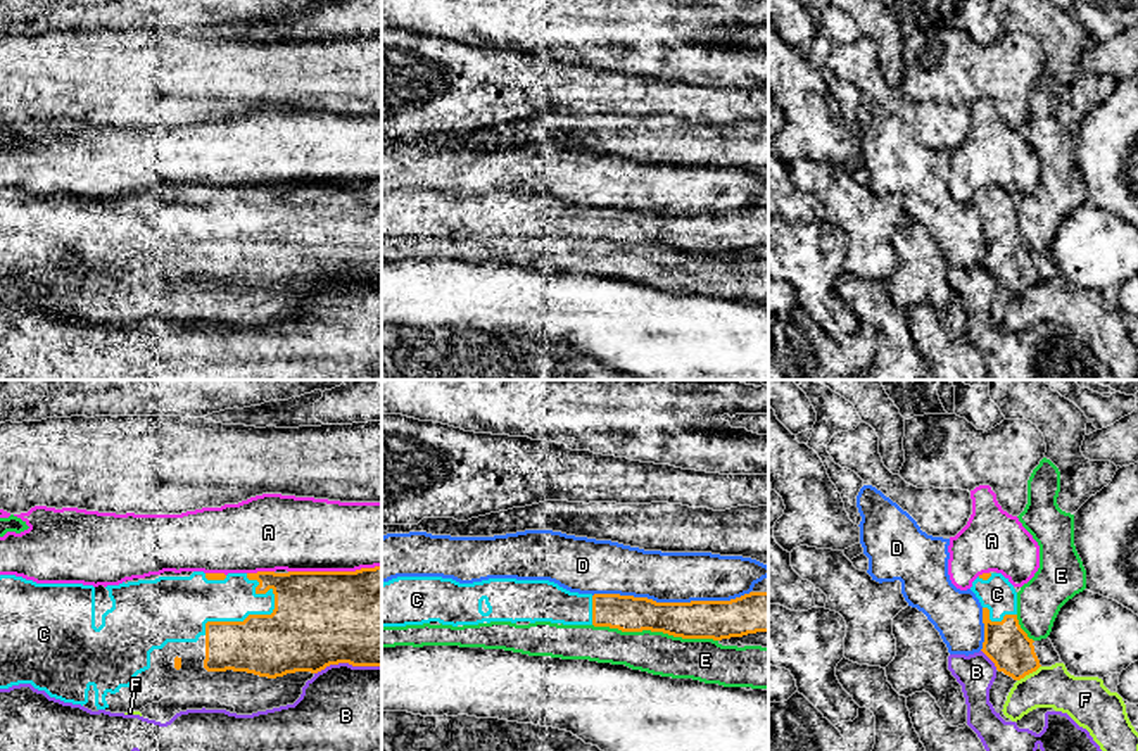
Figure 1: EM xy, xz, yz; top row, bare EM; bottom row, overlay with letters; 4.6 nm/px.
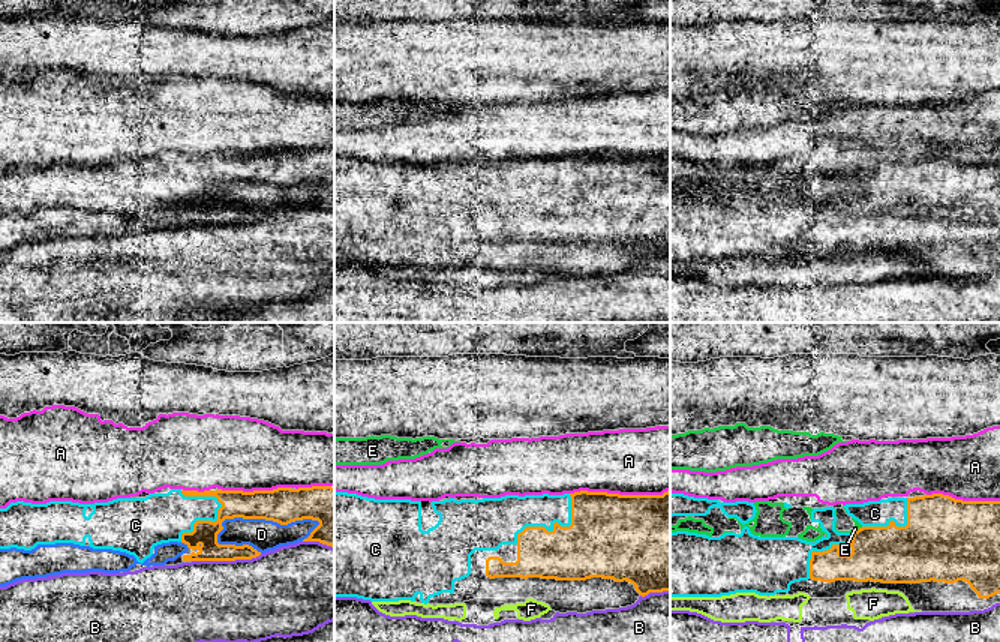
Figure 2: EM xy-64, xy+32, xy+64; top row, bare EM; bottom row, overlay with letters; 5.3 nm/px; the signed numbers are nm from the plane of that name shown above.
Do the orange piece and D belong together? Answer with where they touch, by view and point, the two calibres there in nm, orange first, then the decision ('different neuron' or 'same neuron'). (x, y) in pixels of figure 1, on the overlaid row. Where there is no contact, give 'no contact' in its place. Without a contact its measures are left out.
xz (670, 603) | 180/240 nm | different neuron

